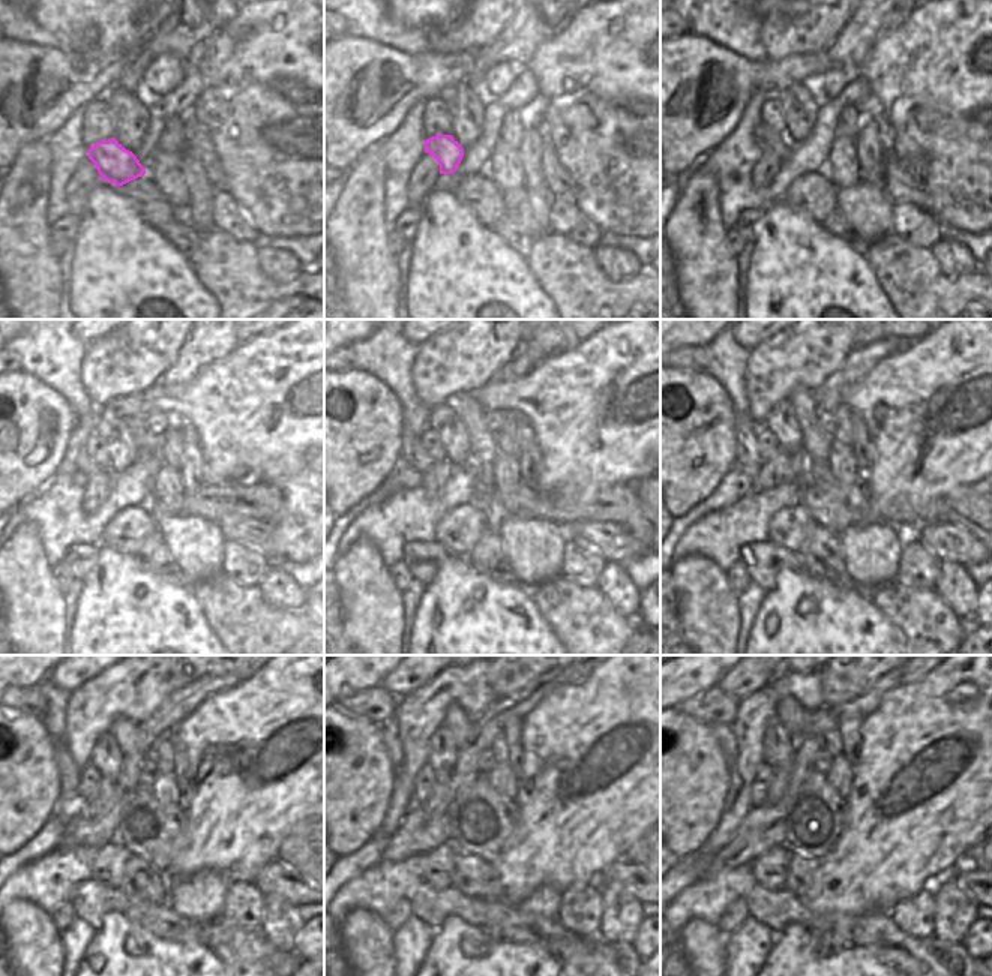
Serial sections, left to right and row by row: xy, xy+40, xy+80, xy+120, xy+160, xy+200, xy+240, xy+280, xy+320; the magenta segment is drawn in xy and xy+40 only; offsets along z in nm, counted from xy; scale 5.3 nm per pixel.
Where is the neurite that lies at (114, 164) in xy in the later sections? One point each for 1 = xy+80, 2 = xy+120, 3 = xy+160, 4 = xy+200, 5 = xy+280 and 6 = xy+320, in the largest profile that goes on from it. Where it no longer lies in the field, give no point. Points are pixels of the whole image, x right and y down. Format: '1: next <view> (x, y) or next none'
1: next xy+80 (778, 143)
2: next xy+120 (84, 464)
3: next xy+160 (411, 453)
4: next xy+200 (748, 456)
5: next xy+280 (390, 738)
6: next xy+320 (725, 736)

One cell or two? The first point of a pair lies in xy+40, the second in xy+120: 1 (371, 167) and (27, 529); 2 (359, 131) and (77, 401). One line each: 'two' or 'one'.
1: one
2: two

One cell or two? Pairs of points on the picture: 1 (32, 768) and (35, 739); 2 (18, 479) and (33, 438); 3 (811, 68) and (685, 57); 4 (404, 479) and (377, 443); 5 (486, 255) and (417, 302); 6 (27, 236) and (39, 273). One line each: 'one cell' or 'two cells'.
1: one cell
2: one cell
3: one cell
4: two cells
5: one cell
6: one cell

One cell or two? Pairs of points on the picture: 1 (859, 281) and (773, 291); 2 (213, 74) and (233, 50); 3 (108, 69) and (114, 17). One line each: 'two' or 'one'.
1: one
2: one
3: two

